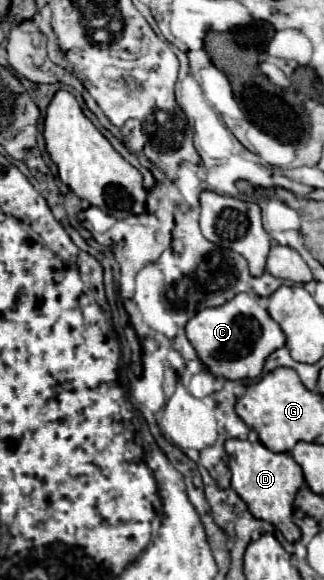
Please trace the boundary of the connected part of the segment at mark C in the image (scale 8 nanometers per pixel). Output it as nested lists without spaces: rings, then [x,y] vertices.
[[[238,294],[234,300],[218,308],[198,312],[192,320],[188,320],[186,336],[206,370],[224,380],[246,380],[260,376],[264,360],[286,342],[282,328],[270,318],[264,304],[250,294]]]

